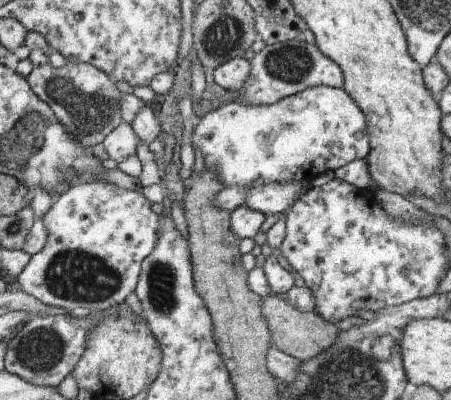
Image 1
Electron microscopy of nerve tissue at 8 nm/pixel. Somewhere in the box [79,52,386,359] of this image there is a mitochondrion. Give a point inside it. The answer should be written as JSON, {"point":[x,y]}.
{"point":[163,297]}

